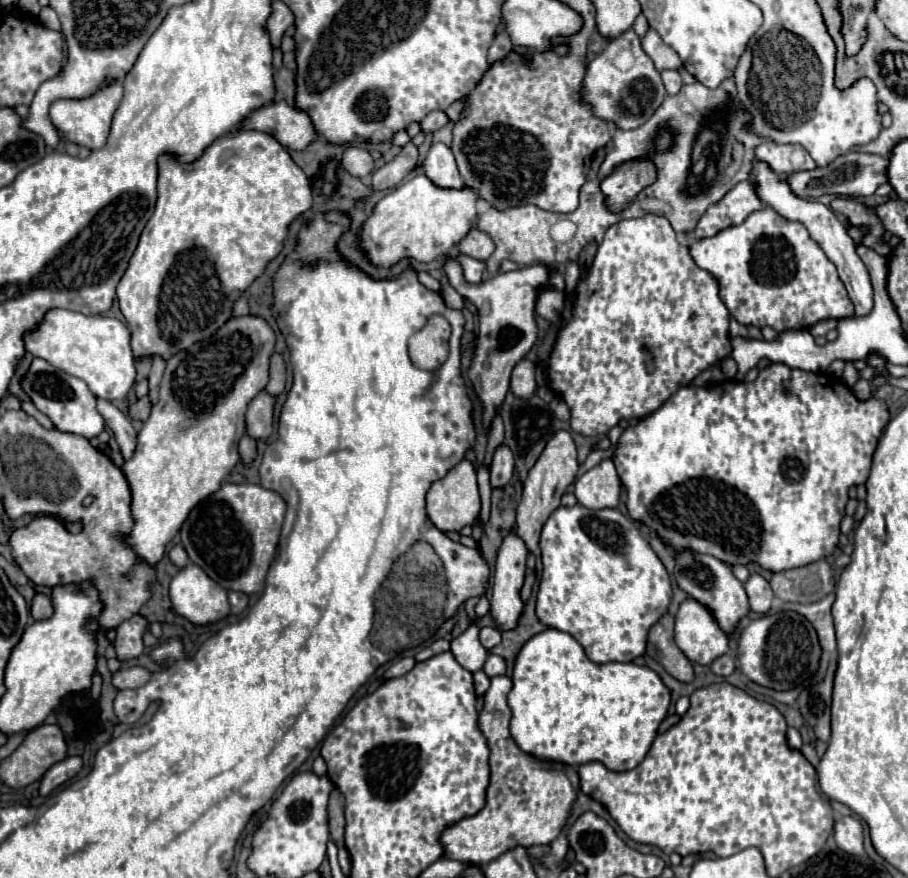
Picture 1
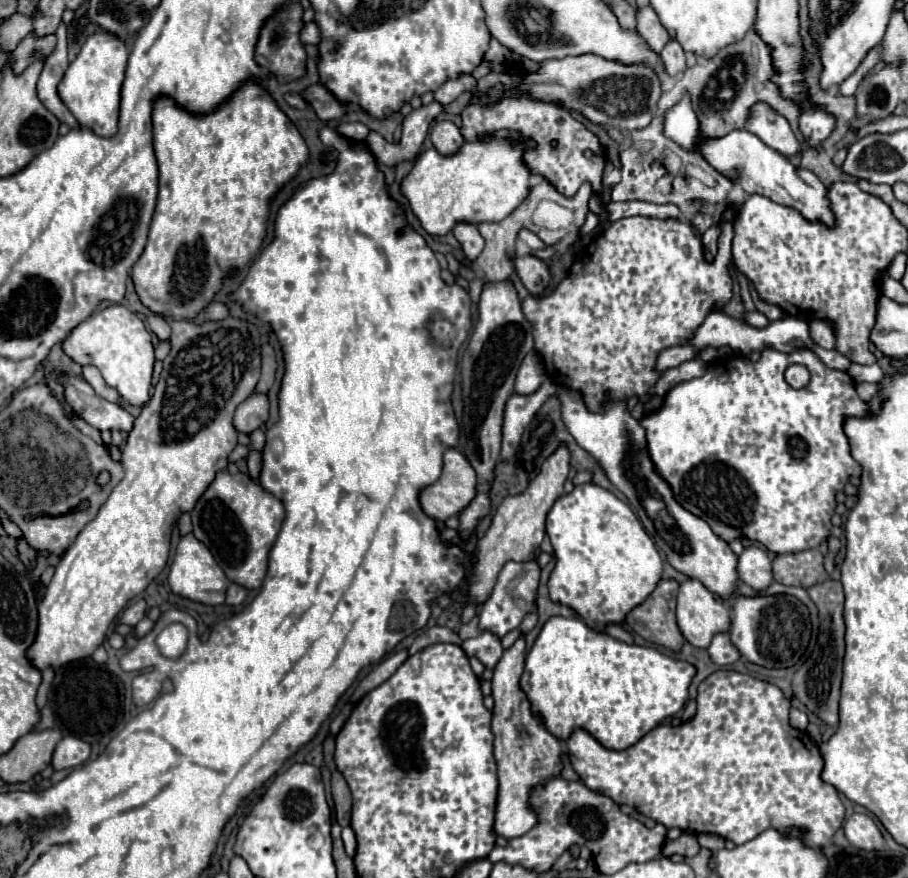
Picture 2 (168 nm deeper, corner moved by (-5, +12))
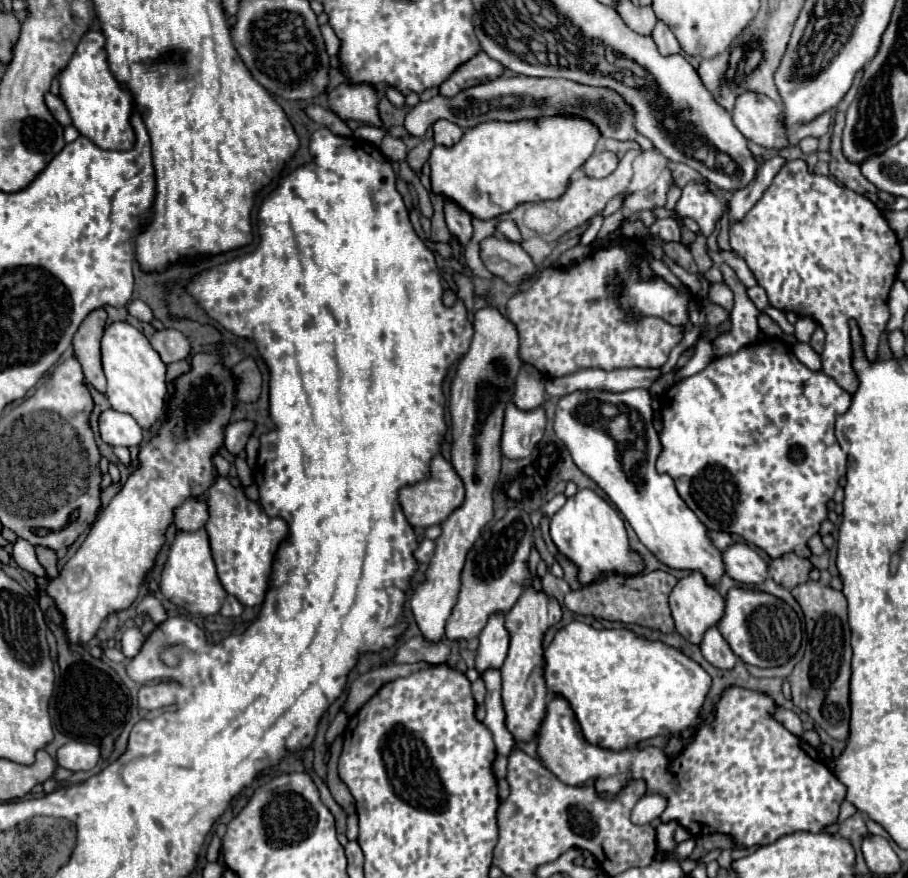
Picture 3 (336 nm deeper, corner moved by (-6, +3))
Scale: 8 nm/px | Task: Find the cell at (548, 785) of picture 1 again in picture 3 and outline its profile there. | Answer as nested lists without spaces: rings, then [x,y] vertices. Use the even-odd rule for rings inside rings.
[[[532,586],[524,590],[514,608],[506,614],[506,628],[510,632],[510,650],[500,668],[502,672],[502,706],[506,712],[506,728],[516,742],[534,742],[546,716],[548,690],[544,684],[542,638],[544,632],[562,618],[560,604],[544,592],[534,592]]]

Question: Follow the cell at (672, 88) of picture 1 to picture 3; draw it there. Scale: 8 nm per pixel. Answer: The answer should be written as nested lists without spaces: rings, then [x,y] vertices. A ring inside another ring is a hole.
[[[664,22],[656,24],[656,28],[652,32],[652,38],[654,38],[658,50],[662,52],[662,56],[672,56],[672,54],[680,54],[682,52],[676,36],[672,34],[672,30]]]

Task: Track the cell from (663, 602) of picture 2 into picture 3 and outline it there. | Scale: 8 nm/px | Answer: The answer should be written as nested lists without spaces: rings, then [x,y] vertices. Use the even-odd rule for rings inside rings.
[[[644,572],[642,576],[636,578],[620,578],[616,574],[606,576],[600,584],[594,584],[592,588],[586,590],[572,590],[566,594],[564,604],[570,612],[582,614],[582,616],[594,616],[594,618],[604,618],[610,622],[624,622],[624,624],[638,624],[646,628],[660,630],[664,634],[674,632],[674,620],[670,616],[668,608],[668,596],[674,590],[674,584],[678,580],[668,574],[668,572]]]

